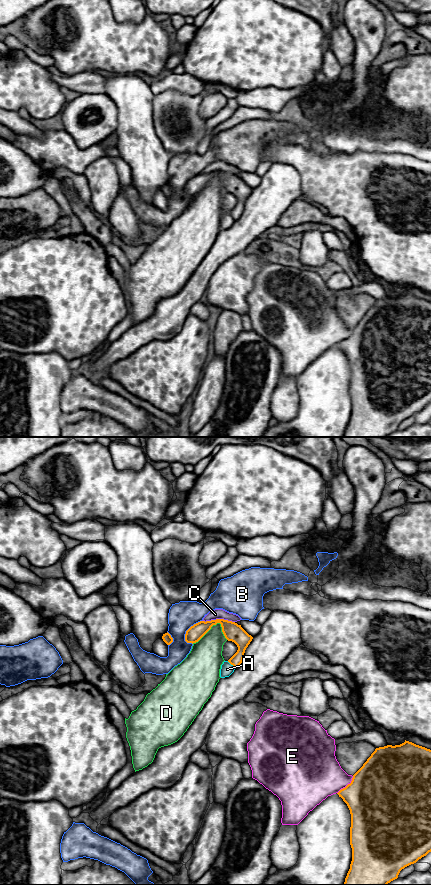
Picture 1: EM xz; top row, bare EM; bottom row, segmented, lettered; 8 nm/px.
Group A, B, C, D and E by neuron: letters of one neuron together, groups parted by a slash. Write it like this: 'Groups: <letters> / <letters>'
Groups: A / B / C / D / E

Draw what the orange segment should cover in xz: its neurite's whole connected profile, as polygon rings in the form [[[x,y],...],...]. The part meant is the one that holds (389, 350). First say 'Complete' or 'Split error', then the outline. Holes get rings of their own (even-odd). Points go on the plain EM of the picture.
Complete. [[[406,293],[400,297],[376,300],[363,318],[353,327],[352,333],[338,345],[347,356],[351,366],[350,397],[352,413],[344,437],[387,437],[398,430],[405,419],[416,415],[431,404],[431,302]]]

